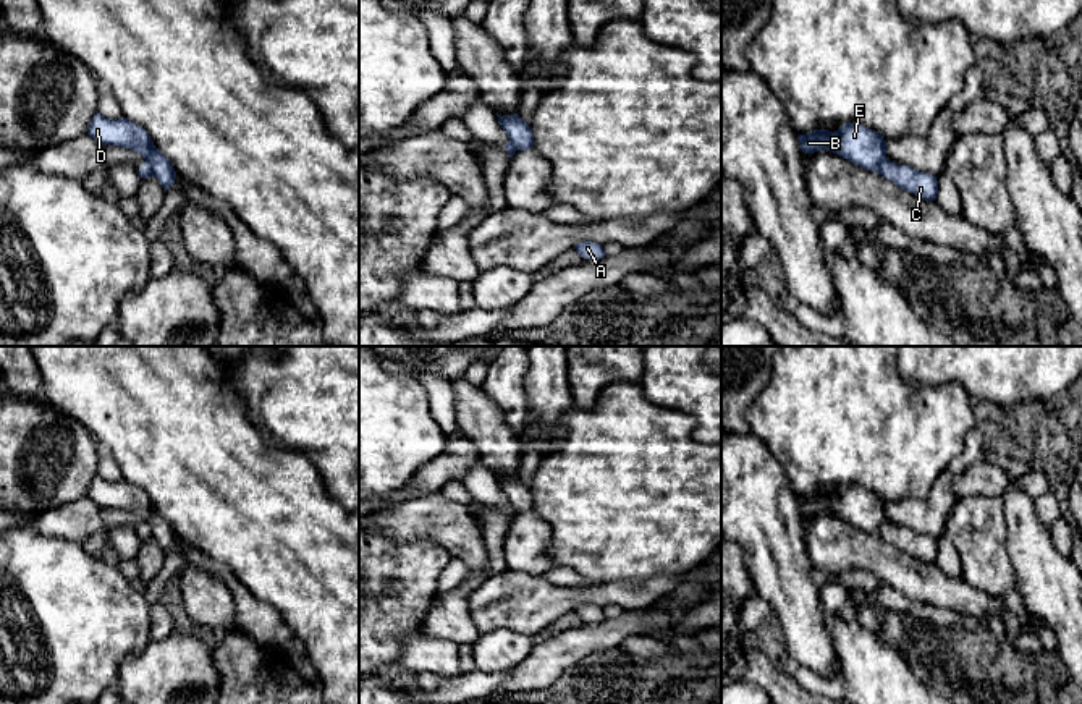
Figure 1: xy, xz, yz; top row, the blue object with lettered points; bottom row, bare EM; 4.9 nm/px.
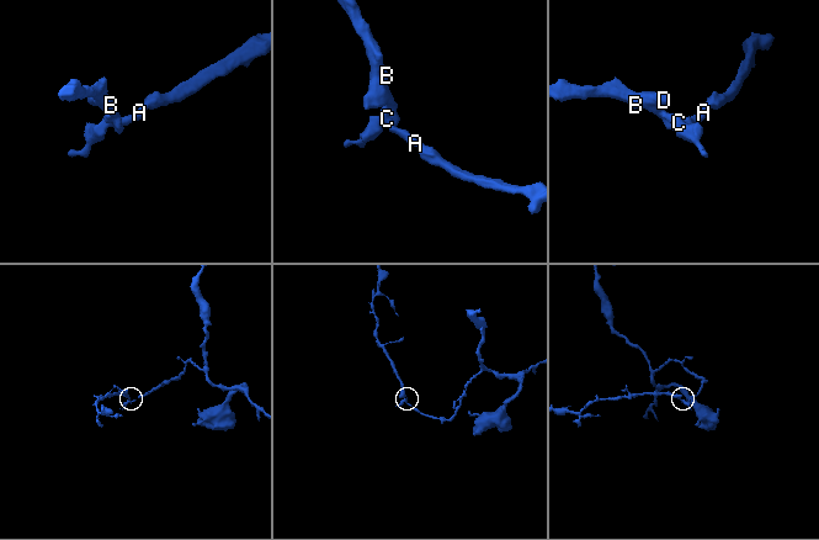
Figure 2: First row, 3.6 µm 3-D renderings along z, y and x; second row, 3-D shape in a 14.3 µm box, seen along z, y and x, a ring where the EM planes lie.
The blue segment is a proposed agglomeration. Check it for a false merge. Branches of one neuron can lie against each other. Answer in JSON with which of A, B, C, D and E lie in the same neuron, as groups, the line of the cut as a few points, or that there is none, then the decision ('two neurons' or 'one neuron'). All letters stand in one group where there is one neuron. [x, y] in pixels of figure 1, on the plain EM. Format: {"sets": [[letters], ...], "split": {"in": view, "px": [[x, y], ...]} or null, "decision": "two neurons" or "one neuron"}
{"sets": [["A", "C"], ["B", "D", "E"]], "split": {"in": "xy", "px": [[146, 521], [154, 538]]}, "decision": "two neurons"}

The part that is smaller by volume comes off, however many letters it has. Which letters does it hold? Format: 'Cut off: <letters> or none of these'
Cut off: B, D, E

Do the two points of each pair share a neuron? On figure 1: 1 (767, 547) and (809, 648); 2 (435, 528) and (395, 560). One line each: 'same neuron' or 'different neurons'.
1: same neuron
2: different neurons

